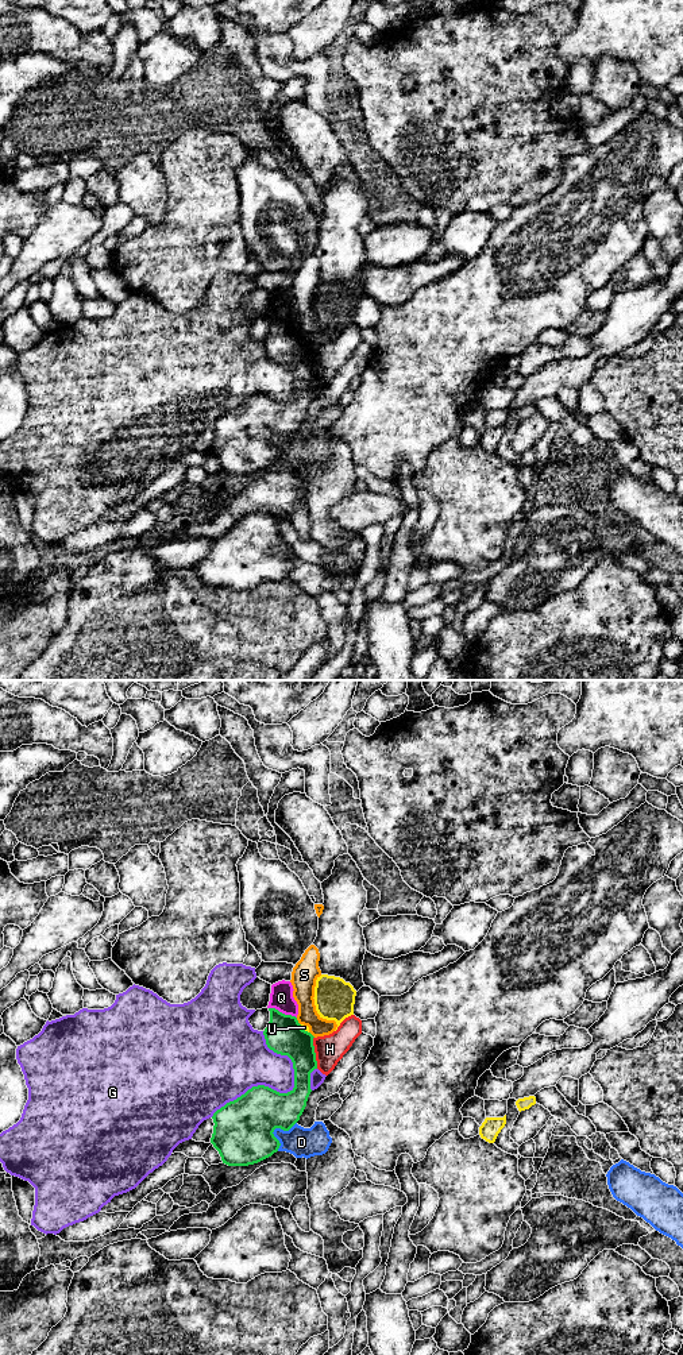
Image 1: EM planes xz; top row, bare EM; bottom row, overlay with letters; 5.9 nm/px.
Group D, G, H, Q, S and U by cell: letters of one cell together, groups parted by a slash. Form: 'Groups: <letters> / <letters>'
Groups: D / G / H / Q / S / U

